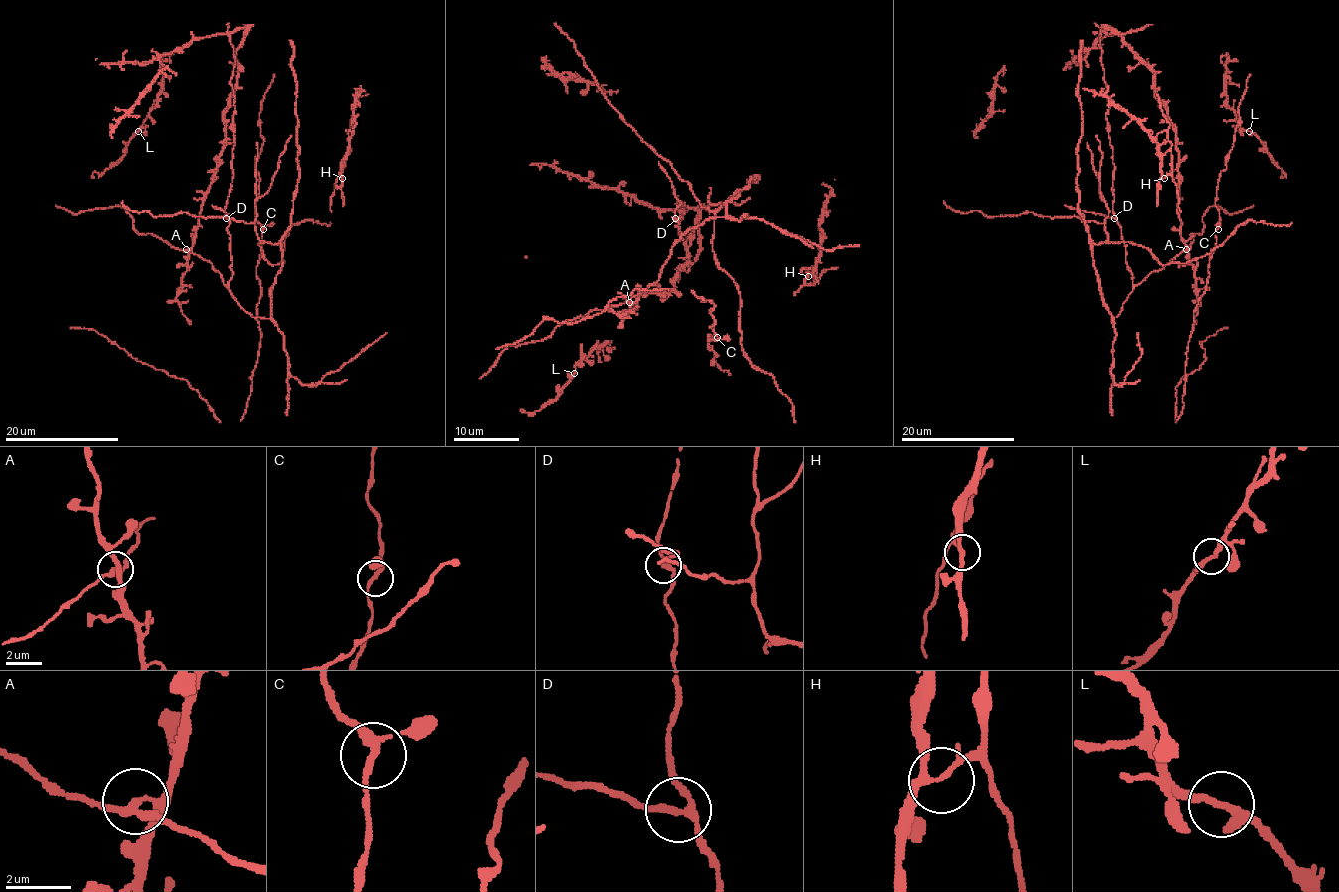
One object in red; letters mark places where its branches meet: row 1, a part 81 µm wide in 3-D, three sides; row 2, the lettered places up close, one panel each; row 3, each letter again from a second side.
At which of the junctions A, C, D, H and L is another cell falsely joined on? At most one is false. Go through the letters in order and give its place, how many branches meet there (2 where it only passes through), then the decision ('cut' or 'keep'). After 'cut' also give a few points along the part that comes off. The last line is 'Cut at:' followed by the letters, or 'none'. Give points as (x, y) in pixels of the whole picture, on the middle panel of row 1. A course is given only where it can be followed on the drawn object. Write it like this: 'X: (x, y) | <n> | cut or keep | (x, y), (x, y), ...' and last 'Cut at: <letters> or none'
A: (629, 302) | 4 | keep
C: (717, 337) | 3 | keep
D: (675, 218) | 3 | keep
H: (808, 276) | 4 | cut | (808, 275), (805, 284), (815, 284), (825, 271), (838, 267)
L: (574, 373) | 3 | keep
Cut at: H

